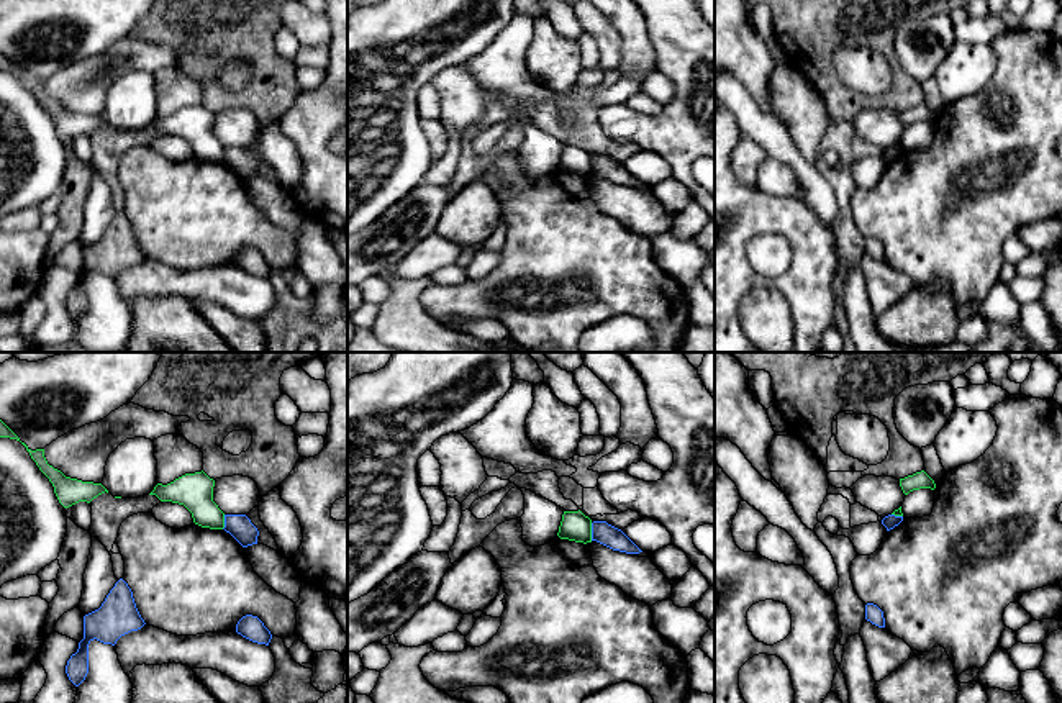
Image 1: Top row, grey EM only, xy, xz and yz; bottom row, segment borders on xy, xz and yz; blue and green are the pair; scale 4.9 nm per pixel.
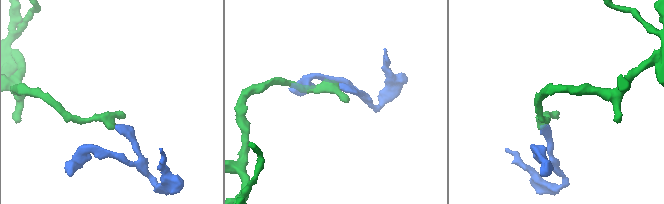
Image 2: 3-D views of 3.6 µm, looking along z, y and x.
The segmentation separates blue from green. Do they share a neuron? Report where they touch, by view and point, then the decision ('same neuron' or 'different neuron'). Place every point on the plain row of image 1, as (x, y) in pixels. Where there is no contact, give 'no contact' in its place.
contact xz (592, 164); different neuron

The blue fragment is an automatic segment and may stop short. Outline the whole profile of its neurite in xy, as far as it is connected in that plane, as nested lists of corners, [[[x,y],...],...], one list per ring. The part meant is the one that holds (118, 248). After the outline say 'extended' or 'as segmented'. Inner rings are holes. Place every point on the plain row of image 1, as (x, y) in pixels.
[[[120,211],[102,239],[84,249],[84,272],[79,275],[77,285],[70,288],[66,298],[69,313],[75,320],[85,313],[88,306],[88,277],[93,272],[115,279],[121,269],[138,264],[144,257],[131,221]]] | as segmented

